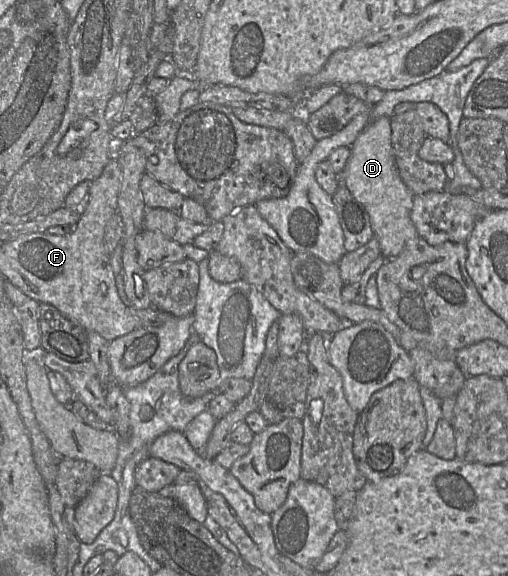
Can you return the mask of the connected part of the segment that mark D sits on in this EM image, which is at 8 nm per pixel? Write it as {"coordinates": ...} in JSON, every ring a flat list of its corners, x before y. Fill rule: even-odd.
{"coordinates":[[382,116,370,122,358,135,341,174,342,182,369,214,374,237,379,242,380,256,387,260,397,257,418,234,410,218,414,195,402,181,395,164,390,117]]}

